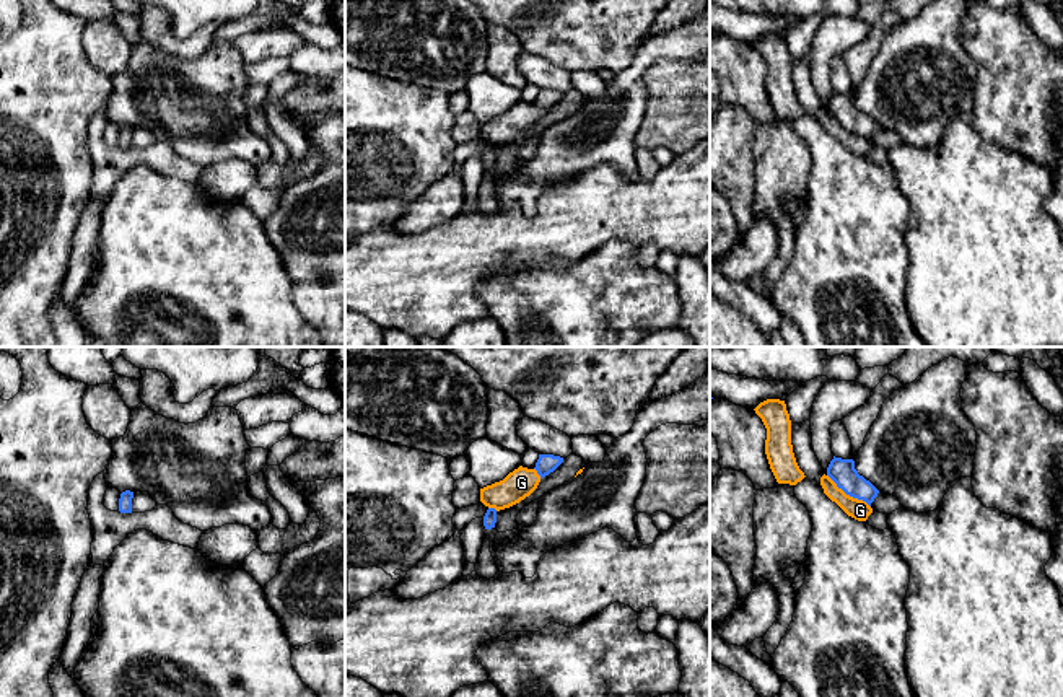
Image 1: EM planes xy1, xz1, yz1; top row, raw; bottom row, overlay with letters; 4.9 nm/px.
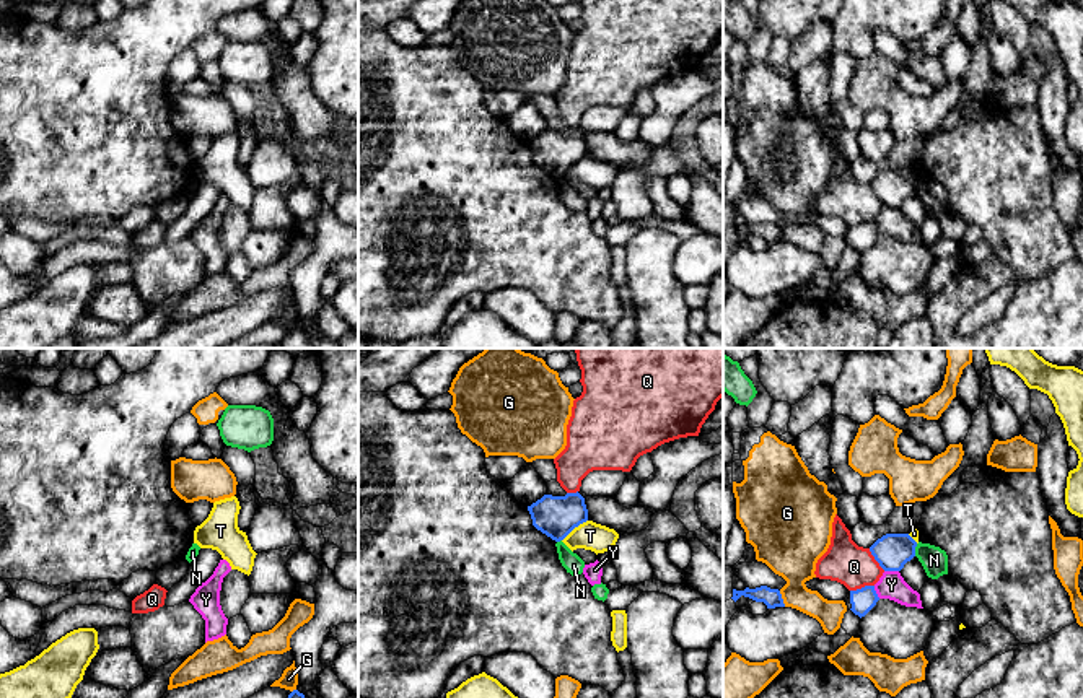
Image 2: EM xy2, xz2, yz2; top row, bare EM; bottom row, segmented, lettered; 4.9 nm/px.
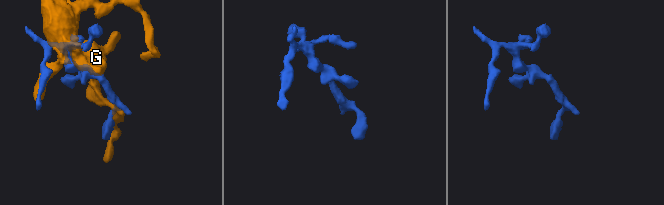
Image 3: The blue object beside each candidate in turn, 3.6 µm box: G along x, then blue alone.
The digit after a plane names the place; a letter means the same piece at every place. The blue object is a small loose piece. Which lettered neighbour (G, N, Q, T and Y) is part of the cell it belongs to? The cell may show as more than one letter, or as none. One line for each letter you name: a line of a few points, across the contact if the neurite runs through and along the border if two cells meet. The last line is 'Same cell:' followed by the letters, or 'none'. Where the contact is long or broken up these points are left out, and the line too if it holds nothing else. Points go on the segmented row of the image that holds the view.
Same cell: none

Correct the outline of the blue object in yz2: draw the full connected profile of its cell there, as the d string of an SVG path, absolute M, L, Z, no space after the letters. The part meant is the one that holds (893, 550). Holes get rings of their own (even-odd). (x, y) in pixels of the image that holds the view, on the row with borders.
M886 534L870 552L884 571L901 571L915 556L917 542L909 534Z

